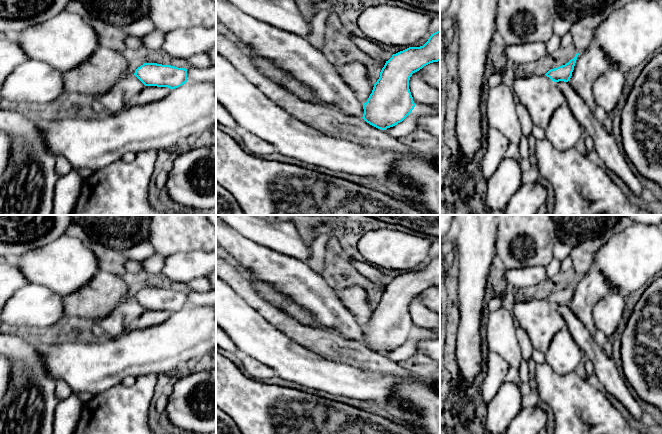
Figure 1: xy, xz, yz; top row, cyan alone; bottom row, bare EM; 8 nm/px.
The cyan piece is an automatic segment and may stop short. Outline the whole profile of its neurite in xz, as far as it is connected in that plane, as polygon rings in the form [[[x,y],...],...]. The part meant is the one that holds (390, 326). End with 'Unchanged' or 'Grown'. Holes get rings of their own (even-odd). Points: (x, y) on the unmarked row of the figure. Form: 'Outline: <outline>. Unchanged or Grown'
Outline: [[[216,216],[216,243],[226,253],[233,256],[256,279],[274,286],[286,298],[299,304],[312,314],[315,325],[339,332],[346,339],[363,342],[370,349],[386,354],[402,346],[414,333],[415,327],[409,313],[409,304],[413,297],[424,290],[440,285],[440,254],[431,258],[428,265],[420,271],[409,271],[393,278],[386,285],[380,301],[374,308],[366,327],[362,328],[352,313],[338,298],[335,289],[326,280],[309,267],[308,262],[280,254],[267,249],[242,236],[221,218]]]. Grown

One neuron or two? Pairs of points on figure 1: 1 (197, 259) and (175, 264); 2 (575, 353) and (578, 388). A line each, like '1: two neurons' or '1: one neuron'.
1: one neuron
2: two neurons

